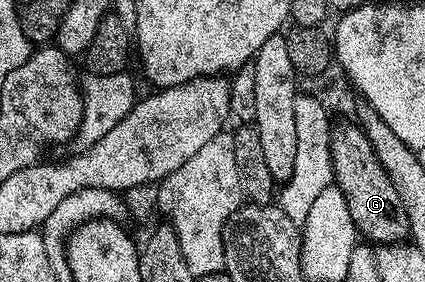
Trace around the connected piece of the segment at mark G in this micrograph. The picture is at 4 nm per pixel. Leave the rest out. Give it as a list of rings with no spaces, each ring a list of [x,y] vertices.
[[[334,123],[329,129],[329,141],[335,186],[347,198],[347,210],[351,210],[351,222],[358,233],[377,246],[408,241],[407,210],[403,210],[399,190],[395,190],[395,182],[383,170],[365,131],[356,123]]]

